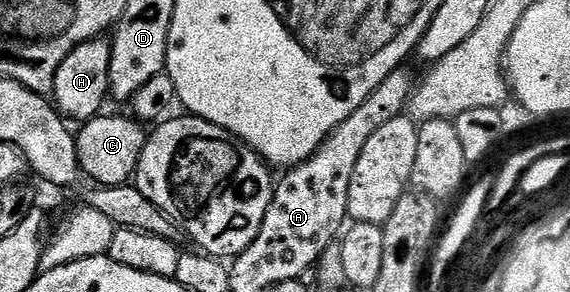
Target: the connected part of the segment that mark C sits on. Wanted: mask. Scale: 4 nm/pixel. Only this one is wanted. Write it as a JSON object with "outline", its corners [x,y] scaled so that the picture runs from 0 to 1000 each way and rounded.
{"outline":[[[226,394],[184,397],[161,401],[133,445],[132,479],[142,586],[151,610],[165,606],[170,634],[225,634],[235,616],[240,562],[251,531],[258,442],[249,418]]]}

